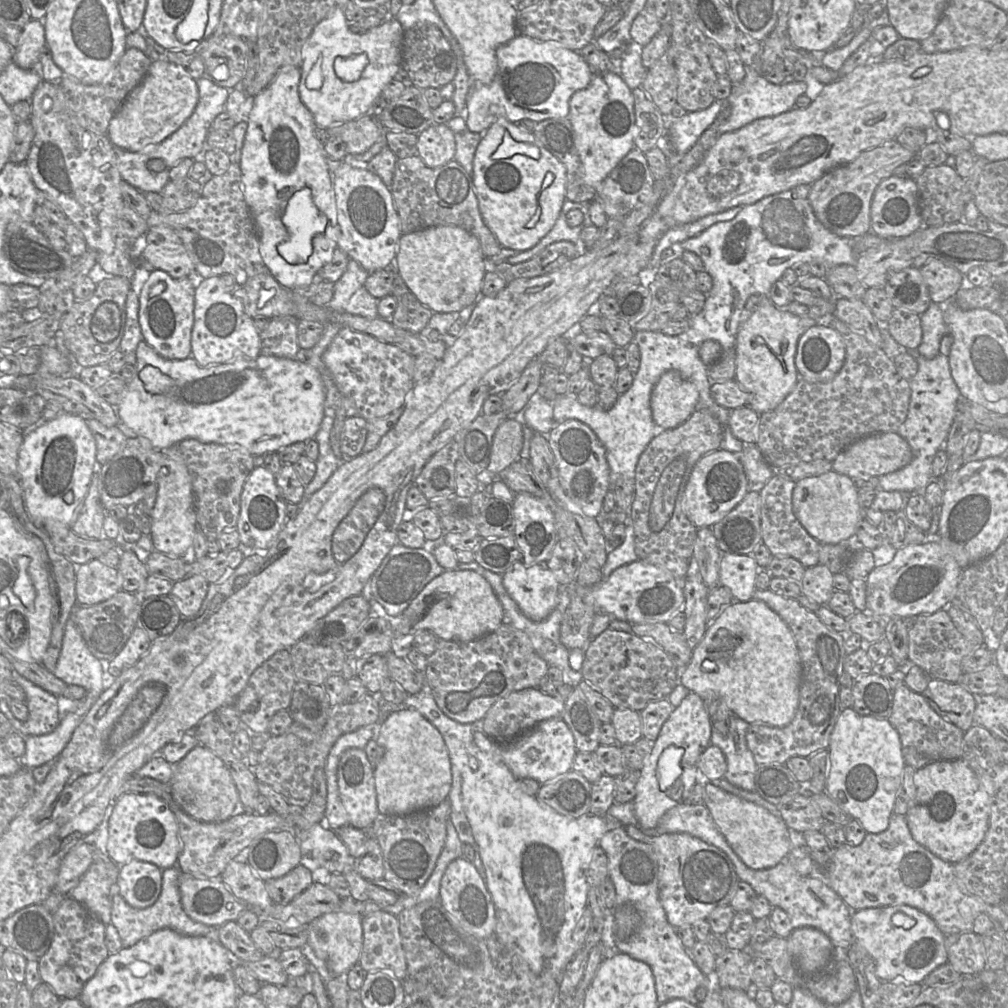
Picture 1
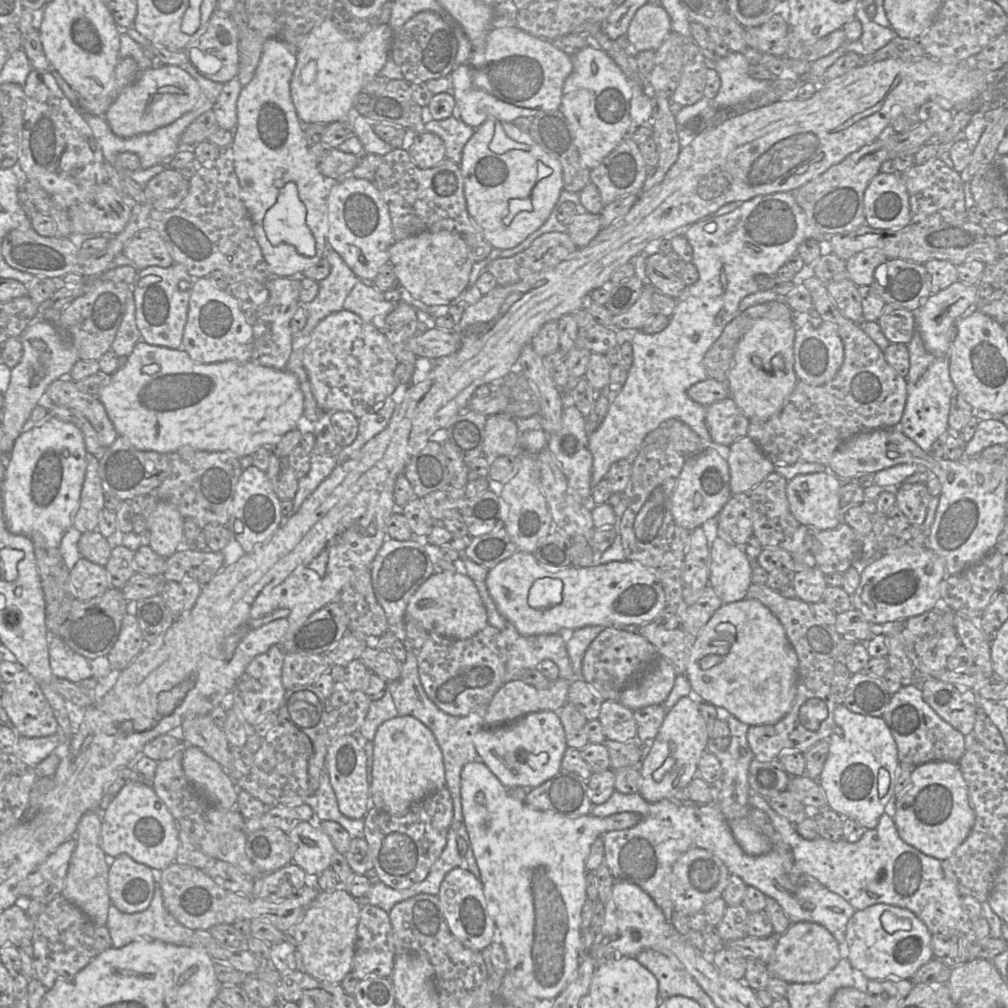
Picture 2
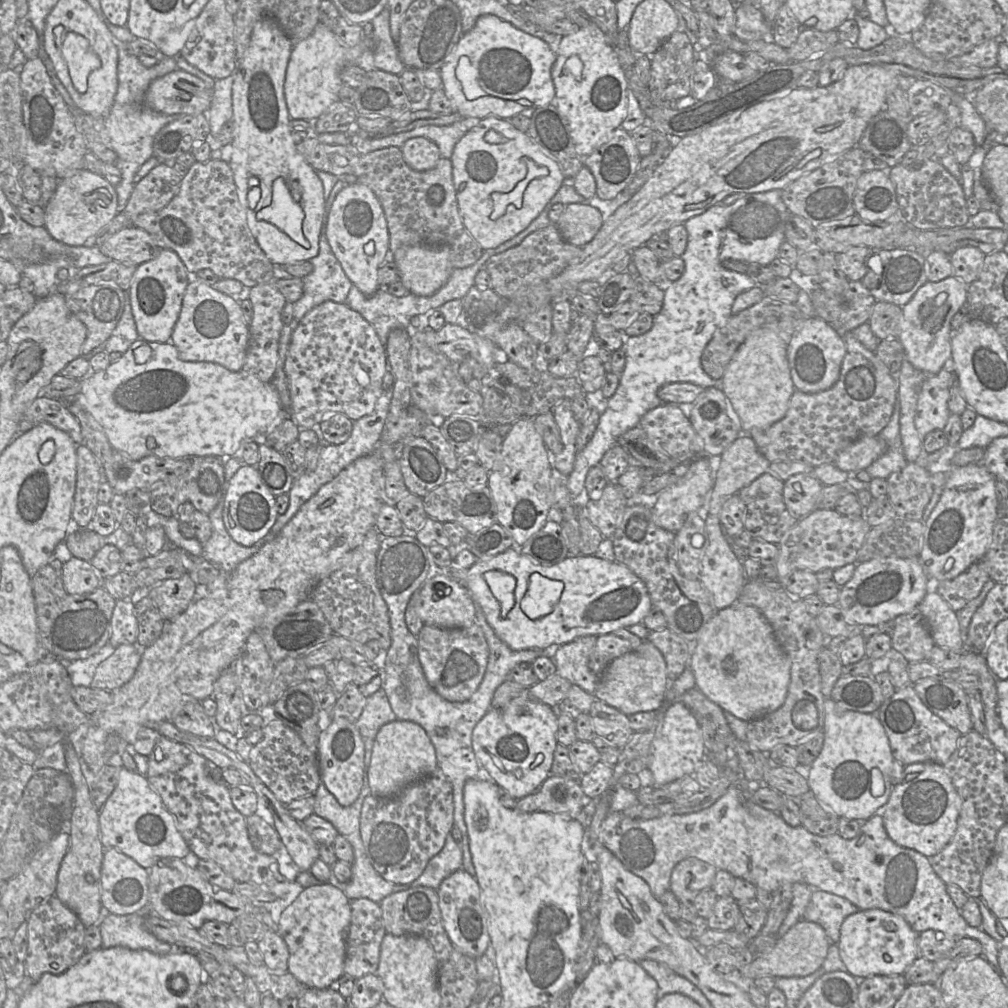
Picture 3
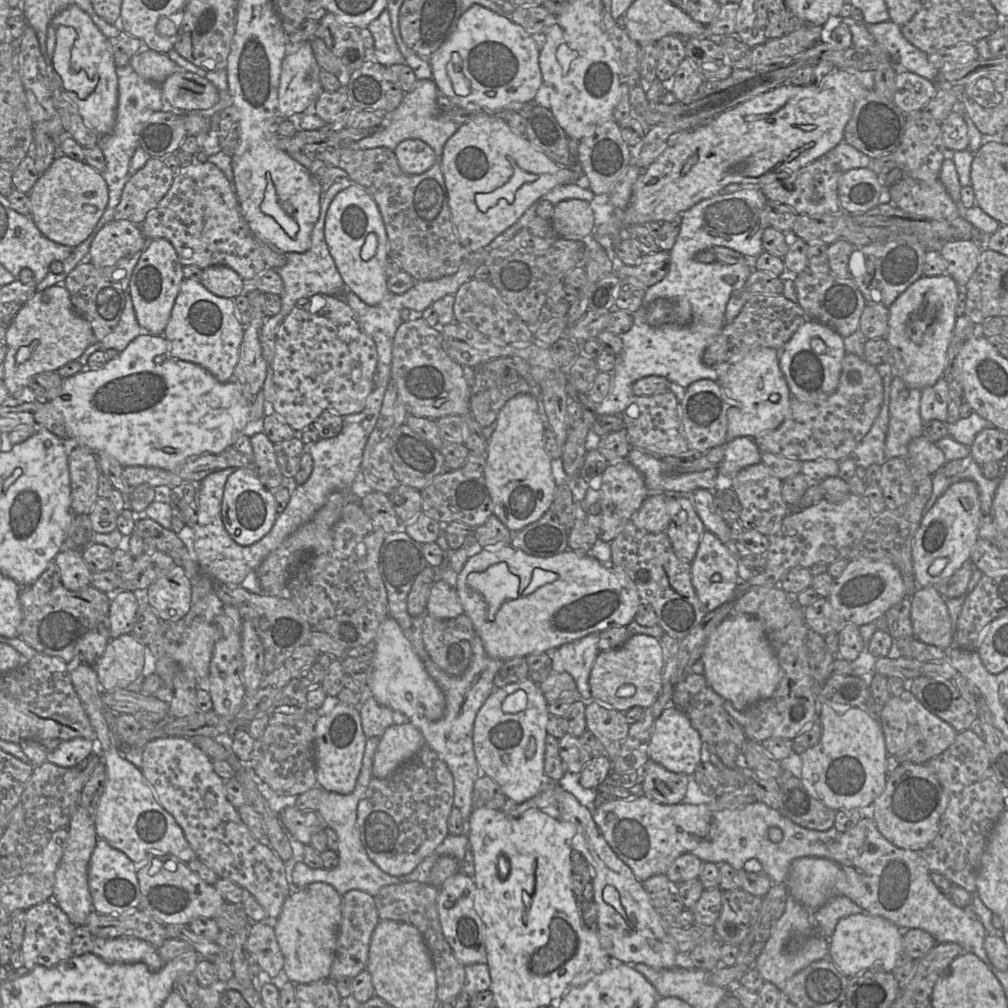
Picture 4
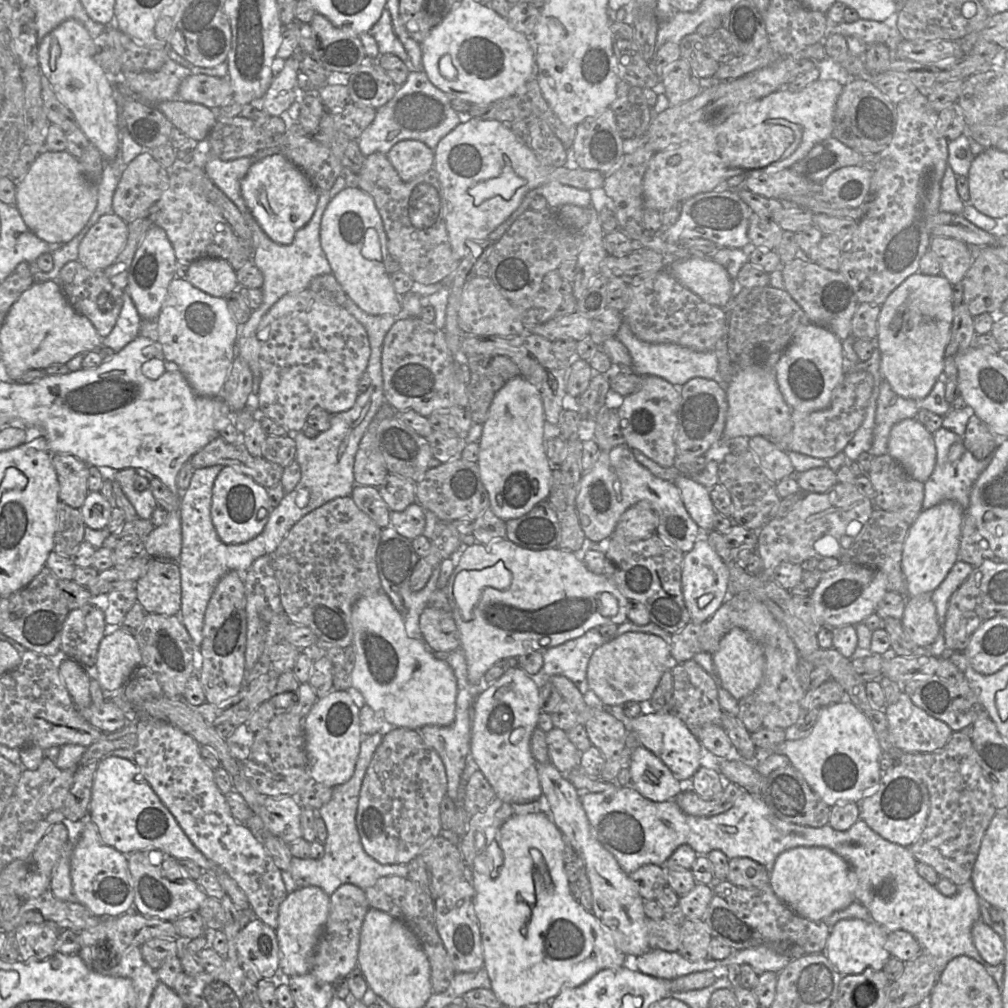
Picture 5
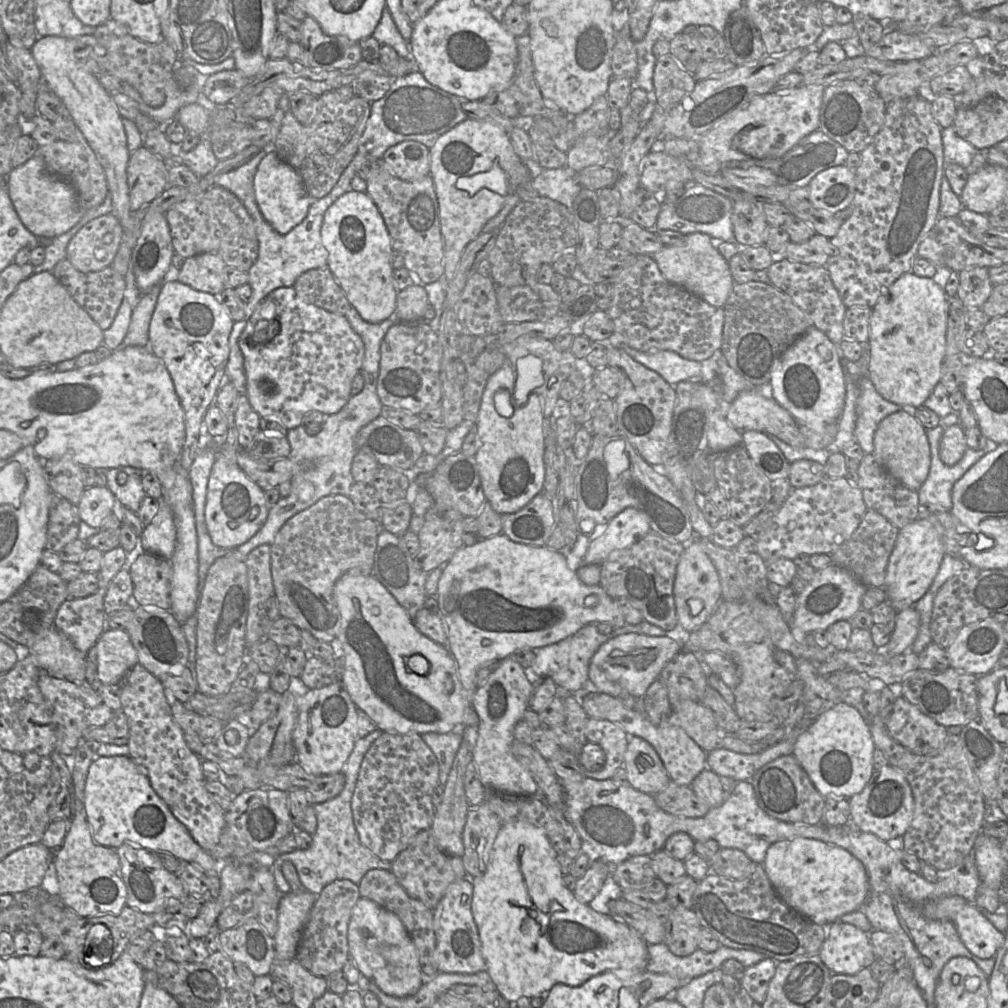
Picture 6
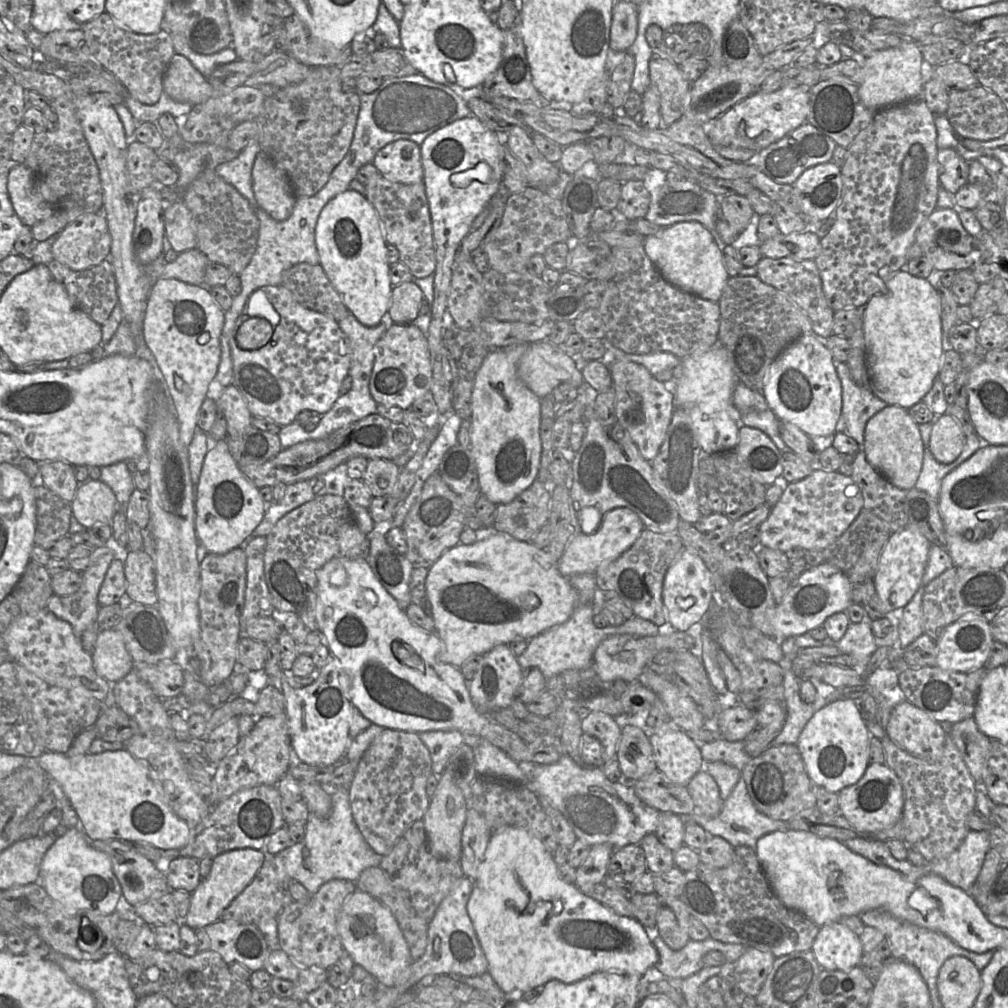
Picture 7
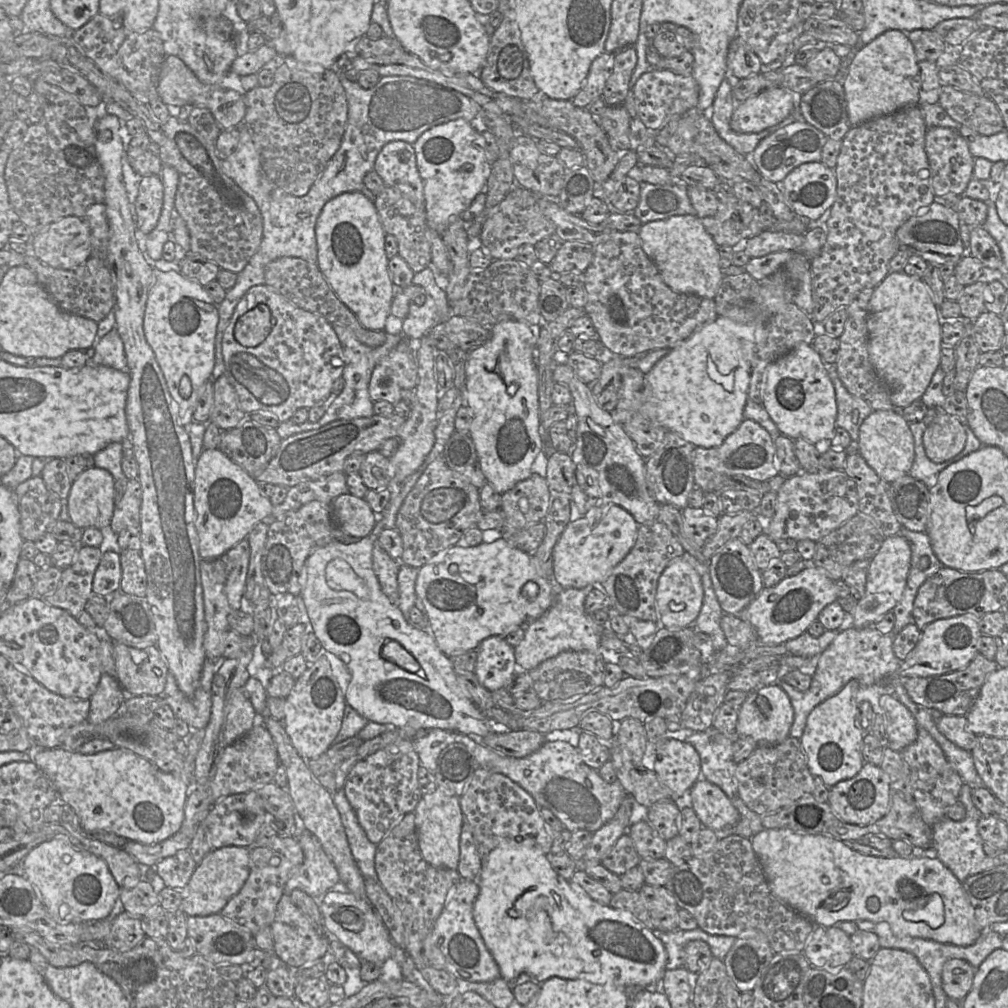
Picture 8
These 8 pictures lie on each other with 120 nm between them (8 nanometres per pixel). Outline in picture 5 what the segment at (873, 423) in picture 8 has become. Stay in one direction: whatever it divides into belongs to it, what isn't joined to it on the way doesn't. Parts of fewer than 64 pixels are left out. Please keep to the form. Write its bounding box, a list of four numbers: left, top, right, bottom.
[888,418,937,483]

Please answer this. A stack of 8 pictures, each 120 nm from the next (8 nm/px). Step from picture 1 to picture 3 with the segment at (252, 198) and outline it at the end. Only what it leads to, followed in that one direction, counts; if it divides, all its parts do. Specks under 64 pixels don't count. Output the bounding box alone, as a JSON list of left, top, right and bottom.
[229,16,326,269]

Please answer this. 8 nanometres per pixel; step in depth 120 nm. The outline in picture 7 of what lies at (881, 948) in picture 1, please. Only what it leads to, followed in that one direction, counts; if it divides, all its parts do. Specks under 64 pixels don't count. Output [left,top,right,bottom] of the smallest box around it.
[811,922,864,971]

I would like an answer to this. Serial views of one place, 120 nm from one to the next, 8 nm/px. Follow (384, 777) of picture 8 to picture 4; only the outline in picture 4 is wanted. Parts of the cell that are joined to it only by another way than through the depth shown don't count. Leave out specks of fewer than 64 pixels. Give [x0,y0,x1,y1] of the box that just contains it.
[357,743,454,876]

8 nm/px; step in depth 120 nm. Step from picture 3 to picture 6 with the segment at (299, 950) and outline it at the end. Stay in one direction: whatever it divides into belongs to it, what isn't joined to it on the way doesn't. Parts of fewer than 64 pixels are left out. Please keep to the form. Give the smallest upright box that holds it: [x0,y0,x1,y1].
[274,891,317,960]

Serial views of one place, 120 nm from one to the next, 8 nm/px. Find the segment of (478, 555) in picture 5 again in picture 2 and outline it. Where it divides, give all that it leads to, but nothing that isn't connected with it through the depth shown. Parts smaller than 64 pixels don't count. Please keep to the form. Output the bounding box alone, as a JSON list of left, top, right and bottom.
[486,550,666,636]

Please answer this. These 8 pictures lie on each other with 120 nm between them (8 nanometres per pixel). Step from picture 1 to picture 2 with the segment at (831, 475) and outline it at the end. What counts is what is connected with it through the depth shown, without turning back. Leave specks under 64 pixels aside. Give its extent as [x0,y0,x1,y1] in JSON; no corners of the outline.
[786,472,843,530]

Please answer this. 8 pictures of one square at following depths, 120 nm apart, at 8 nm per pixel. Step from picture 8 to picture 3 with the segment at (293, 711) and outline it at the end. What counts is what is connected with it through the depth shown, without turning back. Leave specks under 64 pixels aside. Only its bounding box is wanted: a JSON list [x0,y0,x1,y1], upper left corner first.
[318,718,364,807]

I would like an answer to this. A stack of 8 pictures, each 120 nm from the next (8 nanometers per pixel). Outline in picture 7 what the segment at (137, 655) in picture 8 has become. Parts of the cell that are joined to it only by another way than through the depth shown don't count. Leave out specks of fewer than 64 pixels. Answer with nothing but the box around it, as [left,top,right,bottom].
[132,660,183,699]

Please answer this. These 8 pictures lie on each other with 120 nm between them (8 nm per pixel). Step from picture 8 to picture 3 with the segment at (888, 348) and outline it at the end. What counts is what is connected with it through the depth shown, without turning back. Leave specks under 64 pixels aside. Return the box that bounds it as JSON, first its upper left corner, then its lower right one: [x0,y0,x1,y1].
[898,276,967,375]

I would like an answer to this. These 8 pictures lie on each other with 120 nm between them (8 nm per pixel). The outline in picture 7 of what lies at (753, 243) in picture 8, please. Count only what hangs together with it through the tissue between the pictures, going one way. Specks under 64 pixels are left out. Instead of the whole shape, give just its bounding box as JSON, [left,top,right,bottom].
[759,232,821,260]

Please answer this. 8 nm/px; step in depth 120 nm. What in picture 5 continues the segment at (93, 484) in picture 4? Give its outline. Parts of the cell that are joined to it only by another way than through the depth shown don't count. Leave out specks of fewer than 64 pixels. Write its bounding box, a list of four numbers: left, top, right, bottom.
[52,454,89,509]

